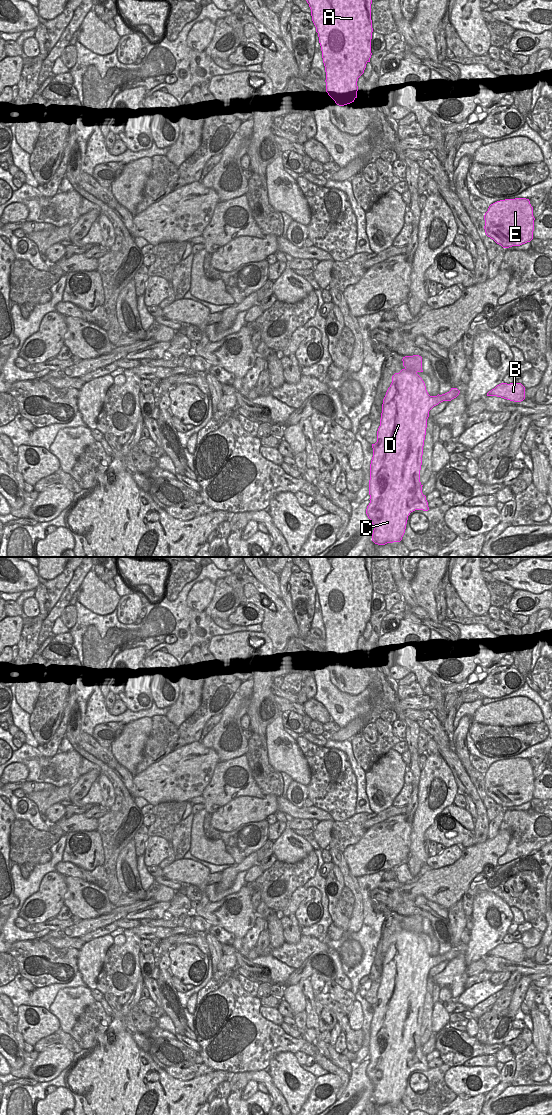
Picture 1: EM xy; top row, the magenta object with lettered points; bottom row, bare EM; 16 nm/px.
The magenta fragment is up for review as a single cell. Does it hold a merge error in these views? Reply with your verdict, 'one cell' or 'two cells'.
one cell

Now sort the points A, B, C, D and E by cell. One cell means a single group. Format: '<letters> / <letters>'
A B C D E

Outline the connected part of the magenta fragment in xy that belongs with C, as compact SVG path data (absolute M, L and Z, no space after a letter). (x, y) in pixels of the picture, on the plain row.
M419 915L405 916L402 919L405 927L392 936L392 943L383 959L380 986L377 991L377 1002L372 1004L373 1017L370 1024L369 1055L370 1063L366 1074L373 1084L372 1101L378 1105L400 1102L405 1093L408 1076L415 1070L428 1071L426 1056L422 1053L420 1030L422 1025L423 1006L426 995L429 971L443 961L451 961L460 951L457 948L445 954L430 956L422 938L417 934L423 932L422 917Z

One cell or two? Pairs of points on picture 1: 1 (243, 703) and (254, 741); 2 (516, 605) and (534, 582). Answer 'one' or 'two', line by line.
1: two
2: two

